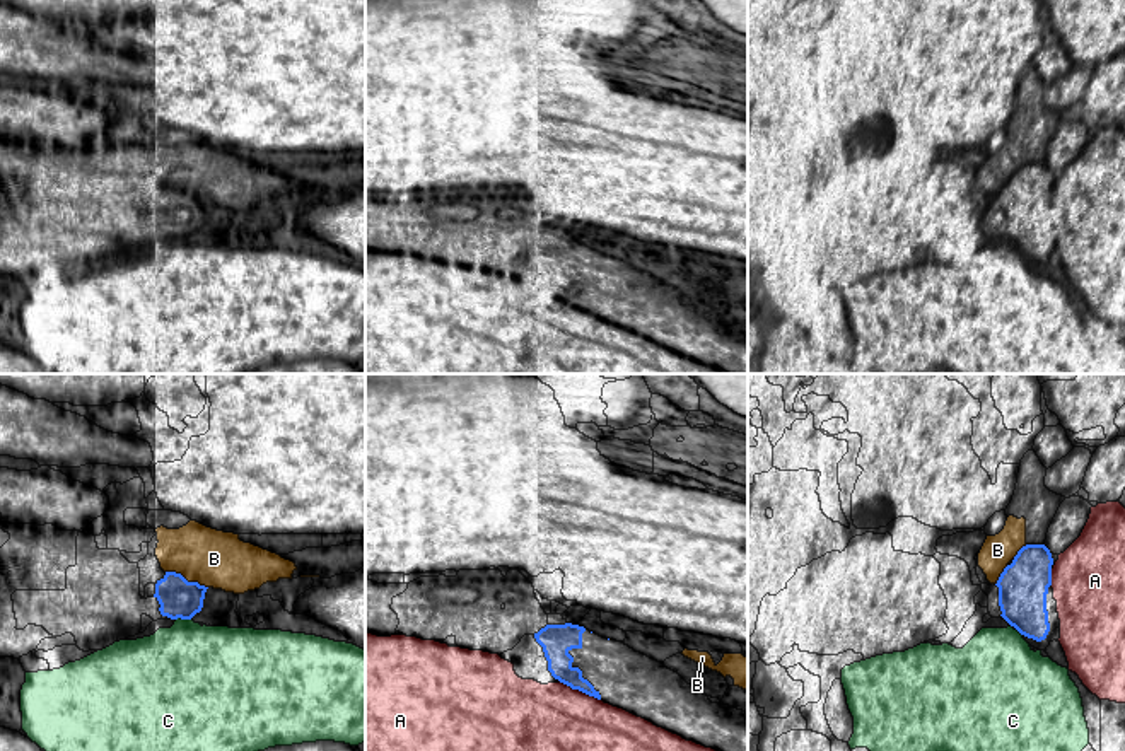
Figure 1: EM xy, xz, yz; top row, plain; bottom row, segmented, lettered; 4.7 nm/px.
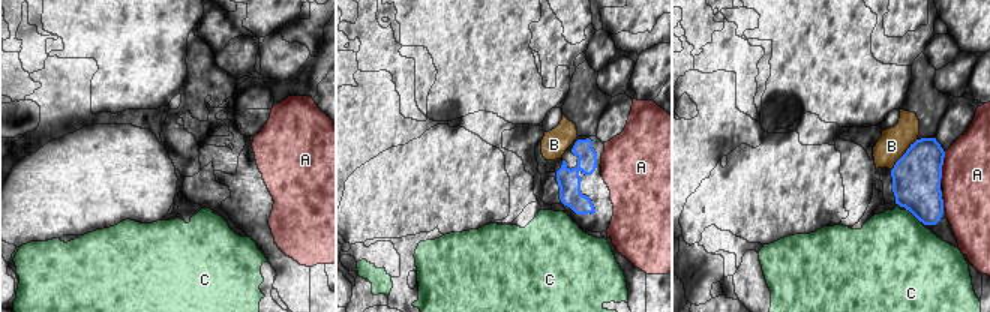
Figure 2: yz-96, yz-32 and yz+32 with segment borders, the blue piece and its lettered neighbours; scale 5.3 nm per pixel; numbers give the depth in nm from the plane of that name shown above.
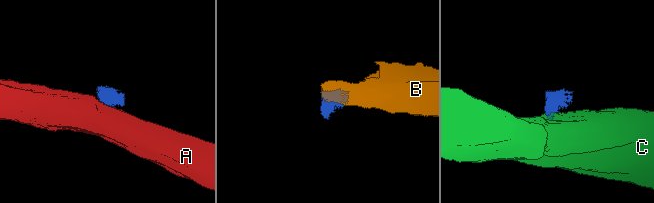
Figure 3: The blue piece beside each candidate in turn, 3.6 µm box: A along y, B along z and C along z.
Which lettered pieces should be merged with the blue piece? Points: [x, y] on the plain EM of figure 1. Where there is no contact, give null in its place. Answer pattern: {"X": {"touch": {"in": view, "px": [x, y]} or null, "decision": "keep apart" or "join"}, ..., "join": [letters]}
{"A": {"touch": {"in": "xz", "px": [579, 308]}, "decision": "keep apart"}, "B": {"touch": {"in": "xy", "px": [185, 197]}, "decision": "keep apart"}, "C": {"touch": {"in": "xy", "px": [183, 236]}, "decision": "keep apart"}, "join": []}

